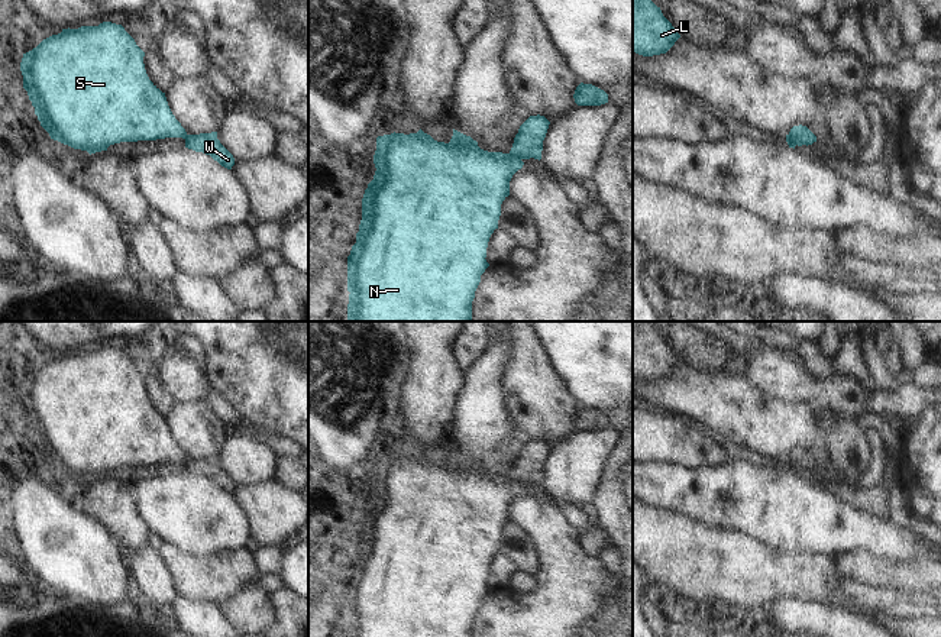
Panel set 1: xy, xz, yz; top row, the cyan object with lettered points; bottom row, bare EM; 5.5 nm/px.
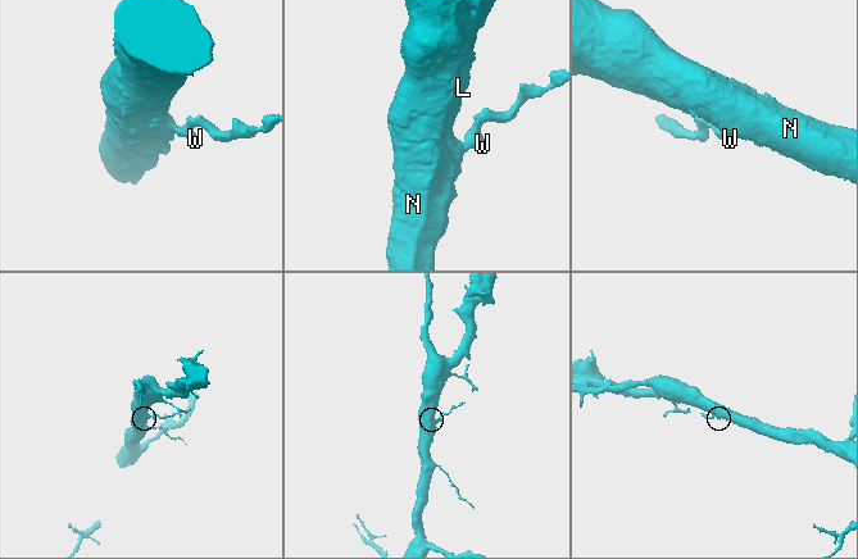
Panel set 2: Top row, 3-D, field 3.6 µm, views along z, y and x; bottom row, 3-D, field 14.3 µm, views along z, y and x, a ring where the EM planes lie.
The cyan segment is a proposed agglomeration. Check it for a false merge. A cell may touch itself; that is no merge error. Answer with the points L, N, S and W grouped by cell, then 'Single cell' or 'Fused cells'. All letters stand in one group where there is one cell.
Groups: L N S / W. Fused cells

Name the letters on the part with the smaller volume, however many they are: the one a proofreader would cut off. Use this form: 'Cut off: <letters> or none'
Cut off: W

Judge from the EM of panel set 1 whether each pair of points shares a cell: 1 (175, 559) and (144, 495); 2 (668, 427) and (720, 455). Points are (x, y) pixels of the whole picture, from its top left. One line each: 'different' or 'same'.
1: different
2: same

